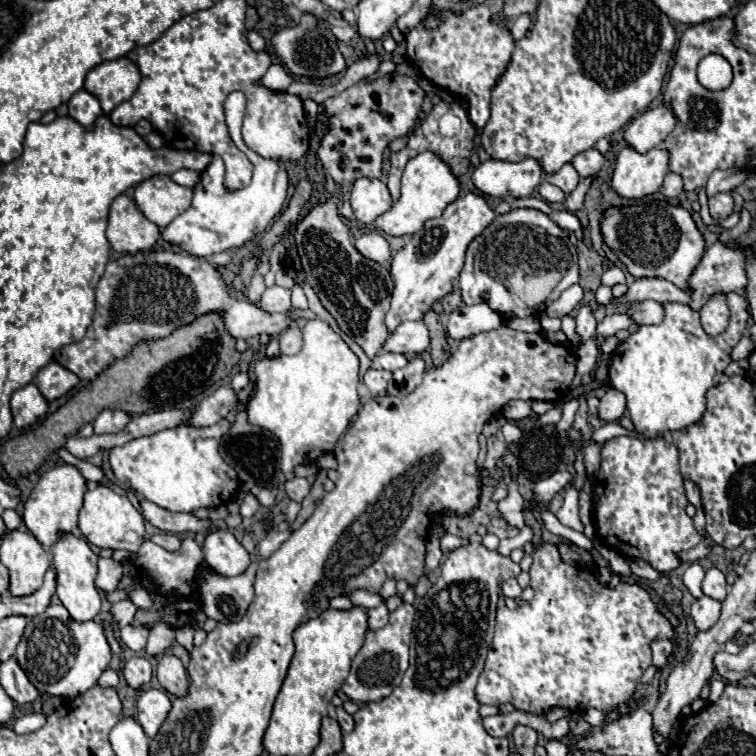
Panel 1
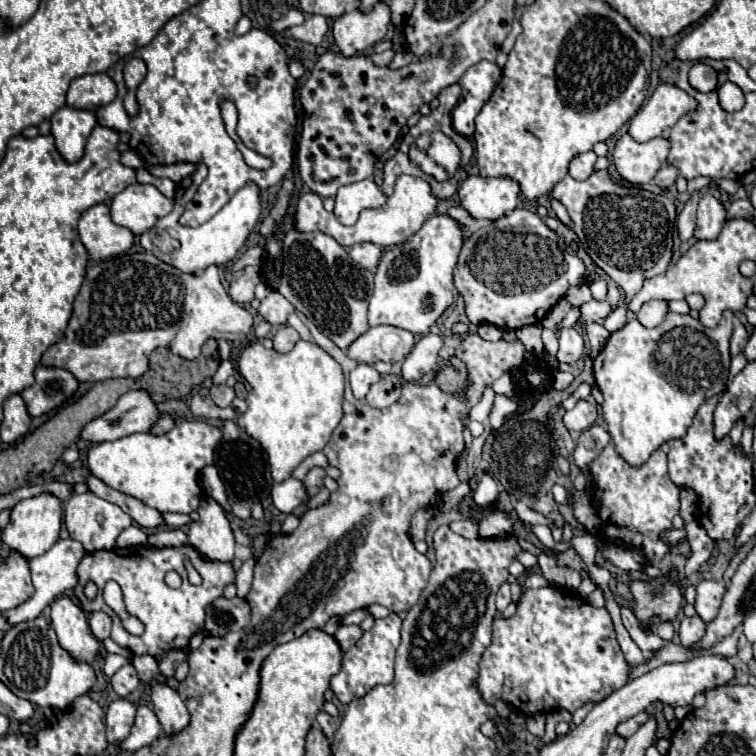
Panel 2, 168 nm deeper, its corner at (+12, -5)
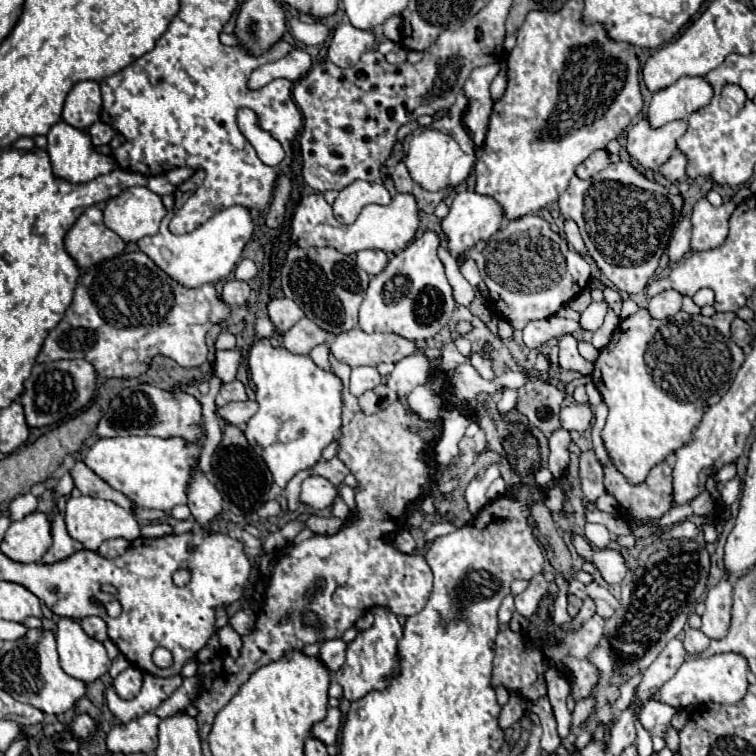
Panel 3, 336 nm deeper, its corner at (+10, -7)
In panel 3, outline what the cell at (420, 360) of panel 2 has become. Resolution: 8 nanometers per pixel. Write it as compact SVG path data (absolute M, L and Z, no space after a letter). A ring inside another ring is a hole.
M422 352L410 354L404 360L400 360L390 374L388 386L402 398L408 396L416 386L424 384L430 374L430 362Z

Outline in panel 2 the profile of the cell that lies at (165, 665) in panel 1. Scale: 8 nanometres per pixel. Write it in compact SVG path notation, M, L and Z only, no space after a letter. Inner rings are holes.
M158 682L152 686L152 704L162 726L162 734L174 736L190 724L186 704L178 696L178 692L172 690L166 682Z

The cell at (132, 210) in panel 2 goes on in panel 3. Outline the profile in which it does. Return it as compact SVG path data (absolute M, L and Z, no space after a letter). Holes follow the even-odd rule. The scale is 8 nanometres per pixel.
M146 186L124 190L108 200L104 208L106 226L124 242L138 242L144 236L154 236L164 216L166 208L162 198Z

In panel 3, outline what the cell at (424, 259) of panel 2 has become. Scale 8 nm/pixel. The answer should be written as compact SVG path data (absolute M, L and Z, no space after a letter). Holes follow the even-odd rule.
M432 230L420 234L406 250L392 256L388 266L370 280L360 306L360 328L364 332L396 332L408 340L428 340L444 328L456 308L450 282L438 260L440 236ZM400 276L402 280L392 280Z

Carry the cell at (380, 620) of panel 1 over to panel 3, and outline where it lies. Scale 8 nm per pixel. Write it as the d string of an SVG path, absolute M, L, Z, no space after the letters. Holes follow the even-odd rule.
M334 638L334 640L326 640L324 646L320 648L320 660L328 666L328 670L338 670L344 664L344 656L346 656L346 648L348 644L342 638Z

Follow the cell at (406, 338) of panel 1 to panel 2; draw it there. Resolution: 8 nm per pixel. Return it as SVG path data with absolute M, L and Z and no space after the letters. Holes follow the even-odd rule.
M374 326L348 346L346 356L366 364L374 364L376 360L402 362L414 344L414 334L408 330L396 326Z

